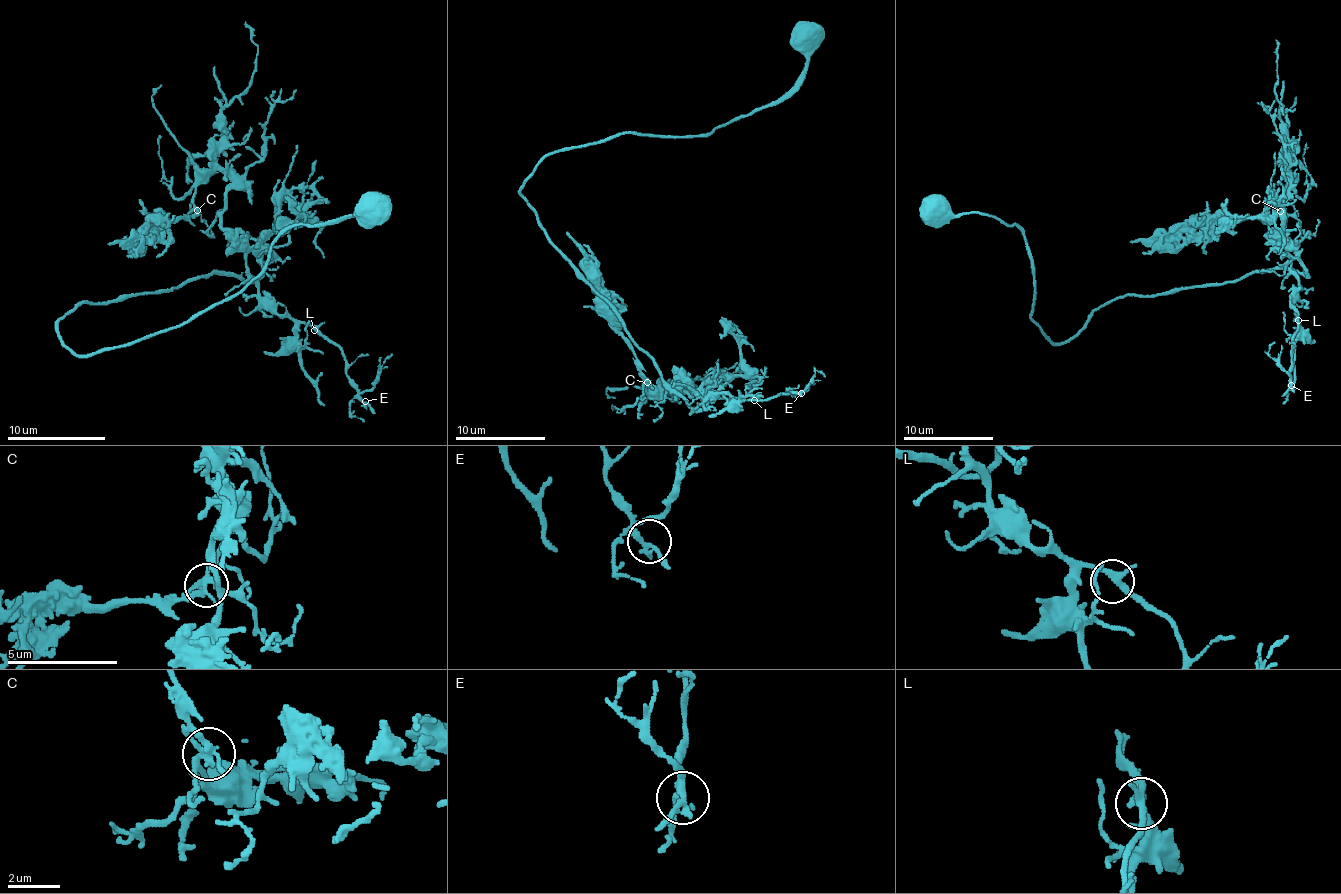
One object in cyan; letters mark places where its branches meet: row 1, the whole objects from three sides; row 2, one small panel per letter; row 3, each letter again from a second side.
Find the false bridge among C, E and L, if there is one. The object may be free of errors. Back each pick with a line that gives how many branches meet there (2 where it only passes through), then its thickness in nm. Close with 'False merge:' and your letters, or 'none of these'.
C: Branches: 3. Thickness 240 nm
False merge: C

